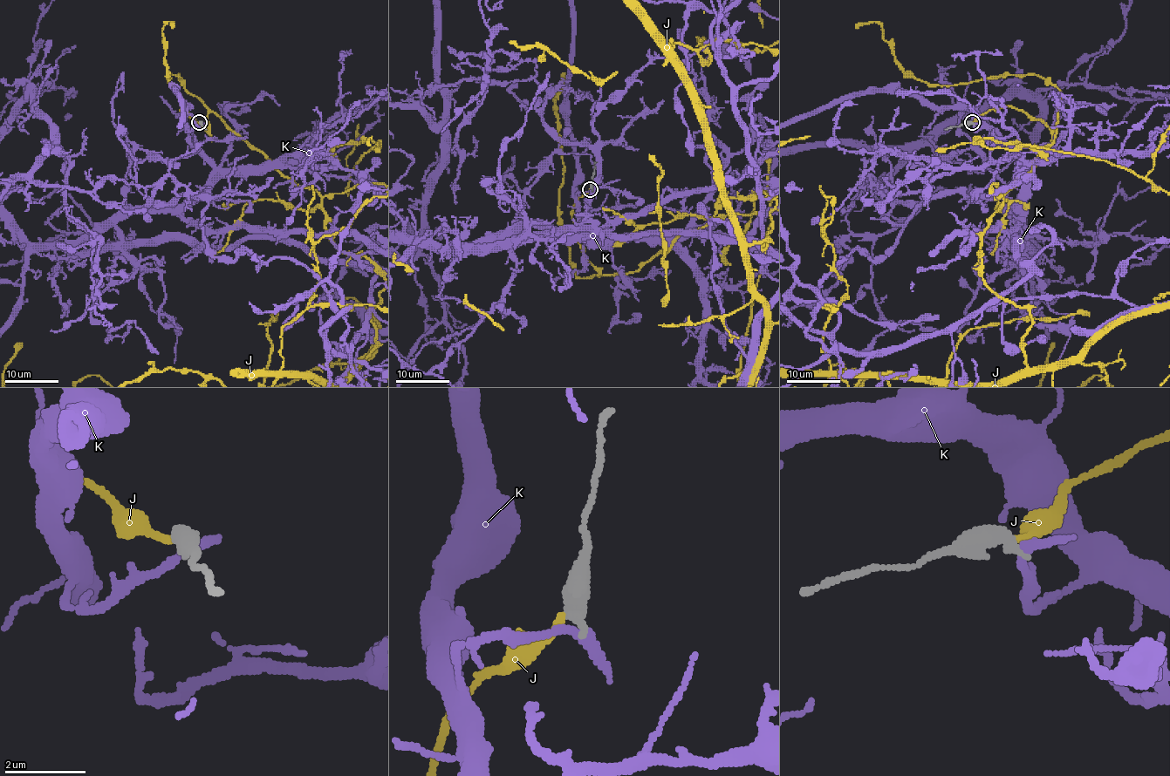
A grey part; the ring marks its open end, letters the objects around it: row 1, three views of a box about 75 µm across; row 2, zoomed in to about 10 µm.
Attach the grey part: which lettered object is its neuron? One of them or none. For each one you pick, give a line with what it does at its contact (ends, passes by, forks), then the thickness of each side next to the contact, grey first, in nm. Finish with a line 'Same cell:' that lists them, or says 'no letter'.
J: it ends | 550/150 nm
Same cell: J

